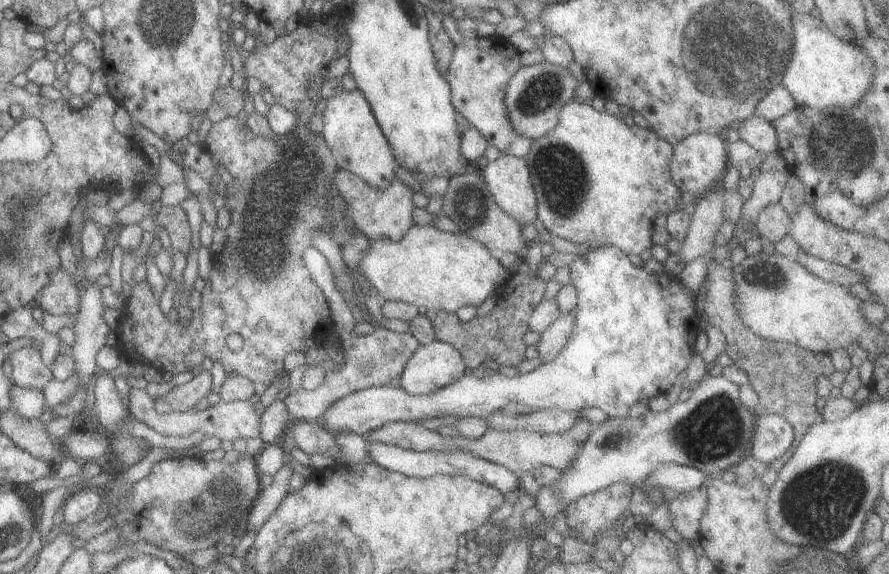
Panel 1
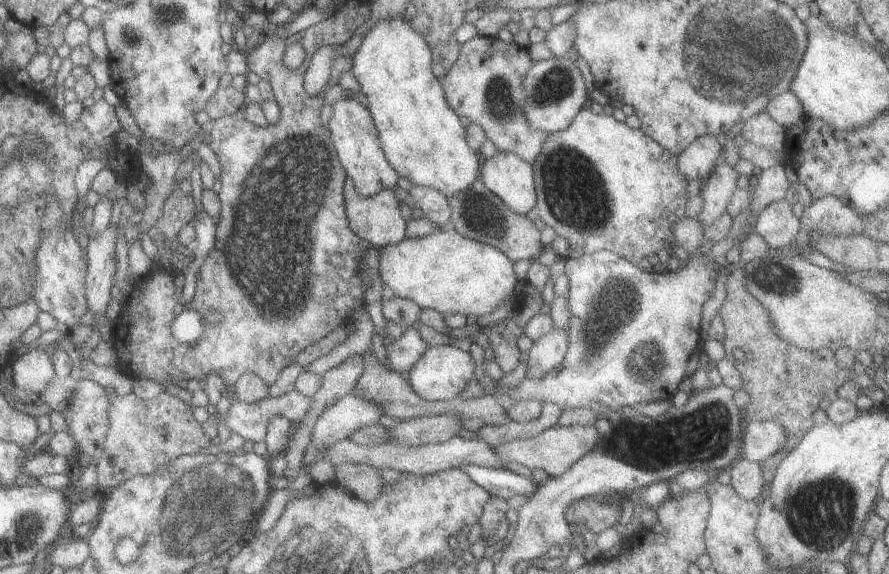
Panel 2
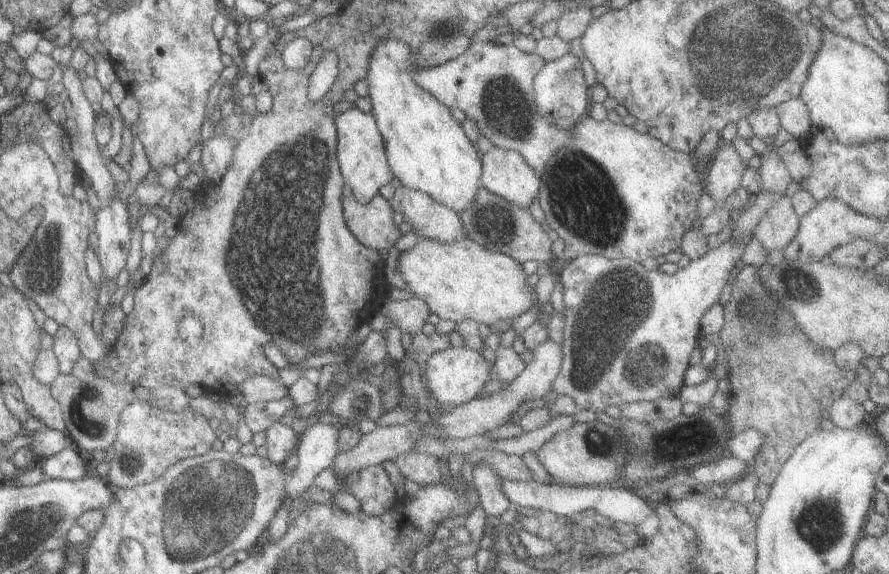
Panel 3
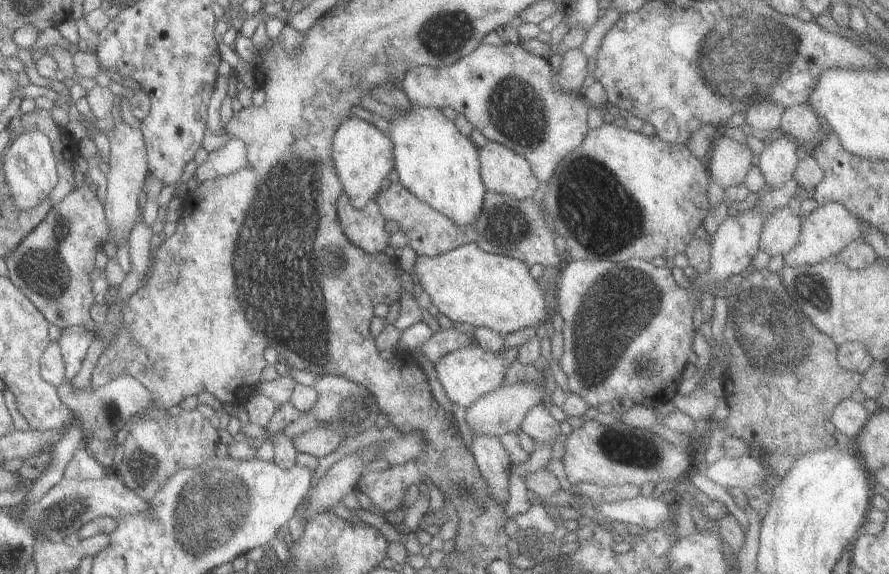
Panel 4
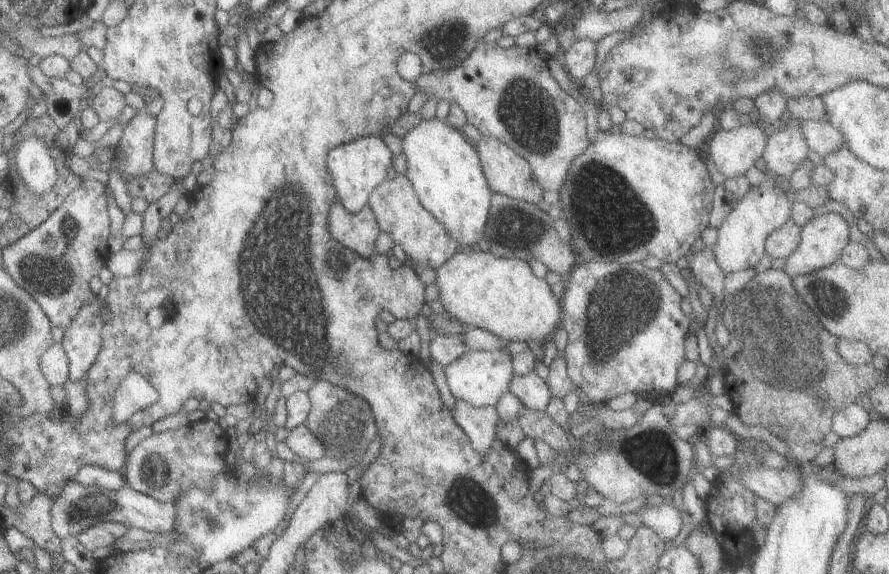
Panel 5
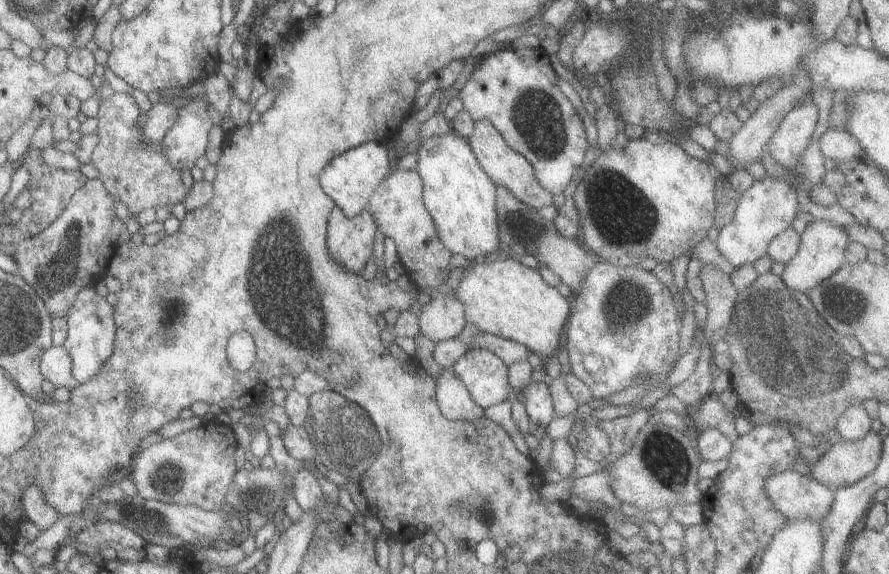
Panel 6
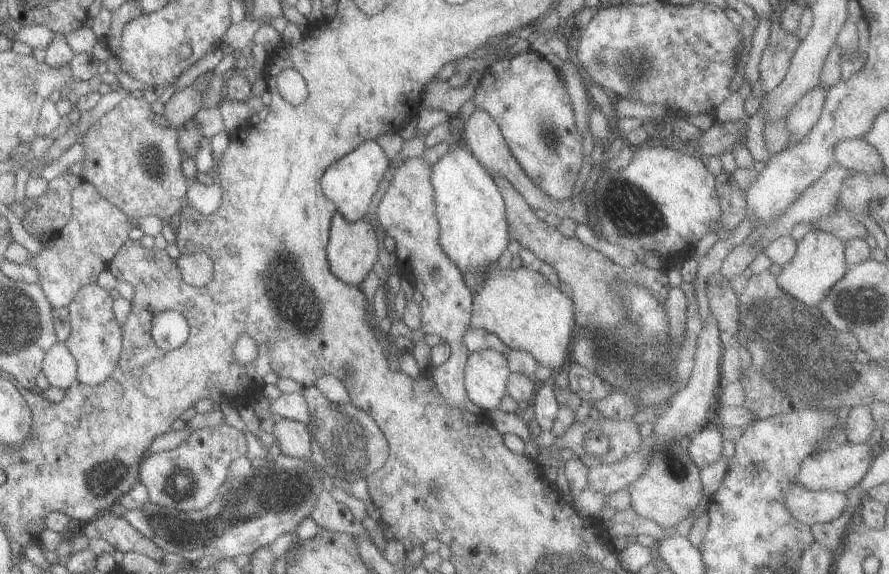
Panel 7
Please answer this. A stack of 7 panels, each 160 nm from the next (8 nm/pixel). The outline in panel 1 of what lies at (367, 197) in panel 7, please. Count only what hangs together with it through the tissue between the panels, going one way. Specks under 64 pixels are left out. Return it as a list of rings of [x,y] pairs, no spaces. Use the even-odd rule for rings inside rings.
[[[357,88],[353,89],[353,92],[336,89],[335,93],[327,98],[322,115],[323,126],[318,139],[323,140],[327,145],[327,148],[334,158],[336,168],[352,172],[372,189],[381,190],[382,188],[385,188],[390,183],[390,180],[395,178],[396,164],[392,157],[389,145],[387,144],[379,125],[373,118],[373,113],[369,108],[369,104],[367,104],[367,101],[363,98],[361,92],[359,92]]]

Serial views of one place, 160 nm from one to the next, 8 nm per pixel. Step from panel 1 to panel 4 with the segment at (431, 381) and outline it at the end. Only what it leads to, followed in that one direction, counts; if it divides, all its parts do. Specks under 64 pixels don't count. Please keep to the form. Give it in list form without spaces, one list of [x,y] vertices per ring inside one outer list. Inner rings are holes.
[[[475,344],[451,351],[449,354],[442,356],[437,362],[434,362],[433,368],[435,369],[436,378],[439,380],[439,384],[441,384],[441,388],[449,402],[466,409],[479,397],[495,390],[502,384],[507,367],[515,358],[516,349],[513,346],[500,352],[492,352],[485,348],[482,349]]]

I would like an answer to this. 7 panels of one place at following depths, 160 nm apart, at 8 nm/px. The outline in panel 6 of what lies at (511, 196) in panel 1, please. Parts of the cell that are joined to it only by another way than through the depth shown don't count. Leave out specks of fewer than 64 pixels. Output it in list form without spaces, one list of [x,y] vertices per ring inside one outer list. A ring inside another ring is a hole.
[[[484,120],[474,122],[471,134],[465,138],[469,148],[475,156],[479,168],[496,184],[507,189],[517,200],[523,204],[539,210],[544,206],[552,205],[550,192],[543,190],[535,180],[532,166],[512,148],[507,146],[503,137]]]

